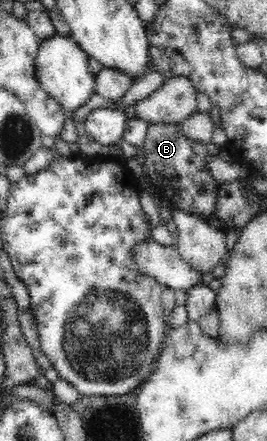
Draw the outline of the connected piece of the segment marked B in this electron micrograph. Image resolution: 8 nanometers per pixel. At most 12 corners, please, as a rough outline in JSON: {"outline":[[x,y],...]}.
{"outline":[[150,124],[144,169],[173,206],[206,220],[218,184],[207,145]]}

